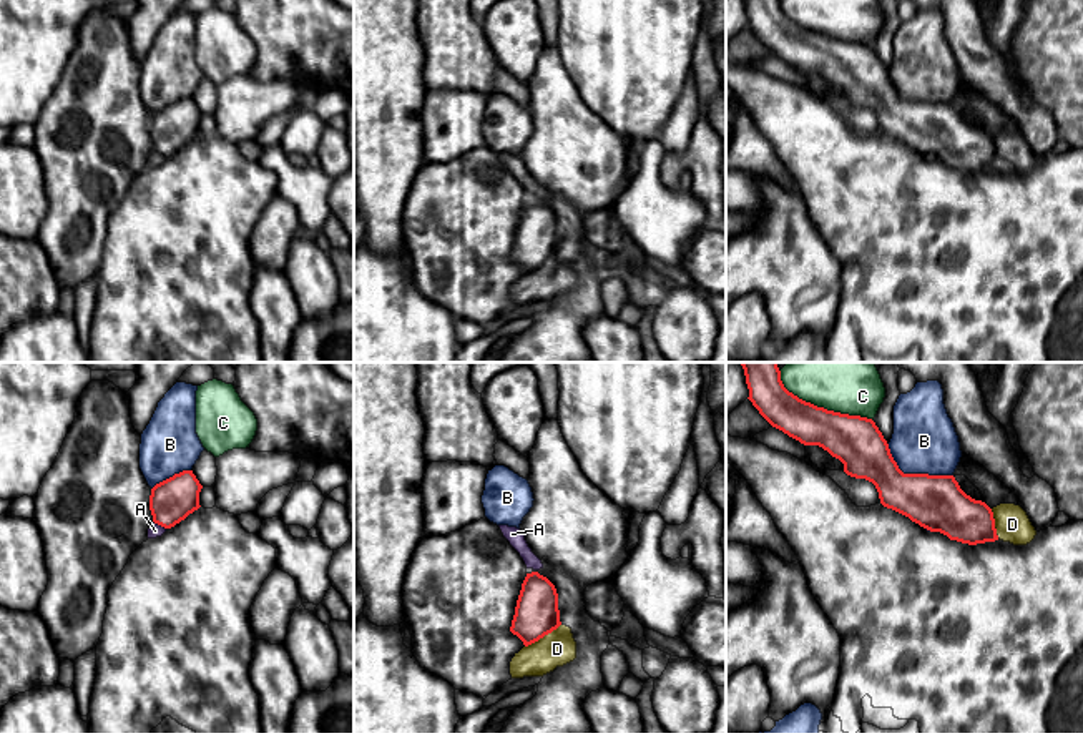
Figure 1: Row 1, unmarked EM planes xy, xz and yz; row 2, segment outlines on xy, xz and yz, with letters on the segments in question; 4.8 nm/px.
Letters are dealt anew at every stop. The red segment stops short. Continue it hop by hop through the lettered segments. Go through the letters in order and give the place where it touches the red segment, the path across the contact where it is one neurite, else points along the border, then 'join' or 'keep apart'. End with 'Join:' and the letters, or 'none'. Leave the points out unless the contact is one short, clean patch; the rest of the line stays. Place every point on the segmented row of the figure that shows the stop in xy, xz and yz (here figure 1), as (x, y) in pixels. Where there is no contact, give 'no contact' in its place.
A: meets red in xy at (160, 524); border along xy (153, 521), (165, 529); keep apart
B: meets red in yz at (914, 474); keep apart
C: meets red in yz at (821, 408); keep apart
D: meets red in xz at (542, 637); keep apart
Join: none

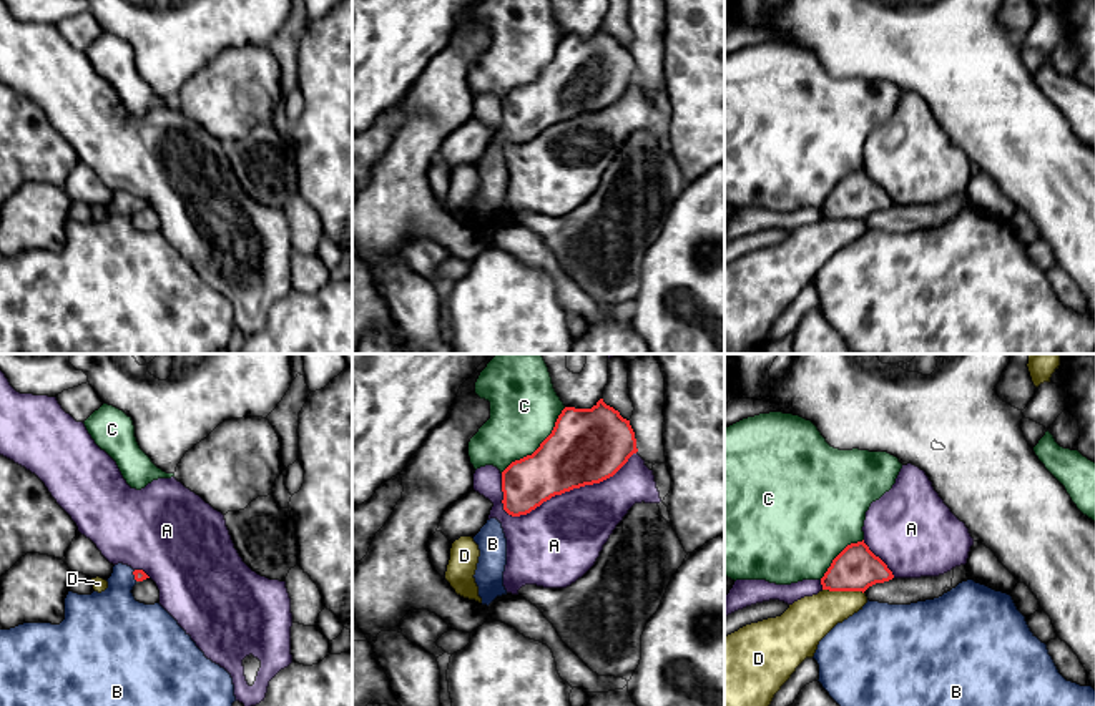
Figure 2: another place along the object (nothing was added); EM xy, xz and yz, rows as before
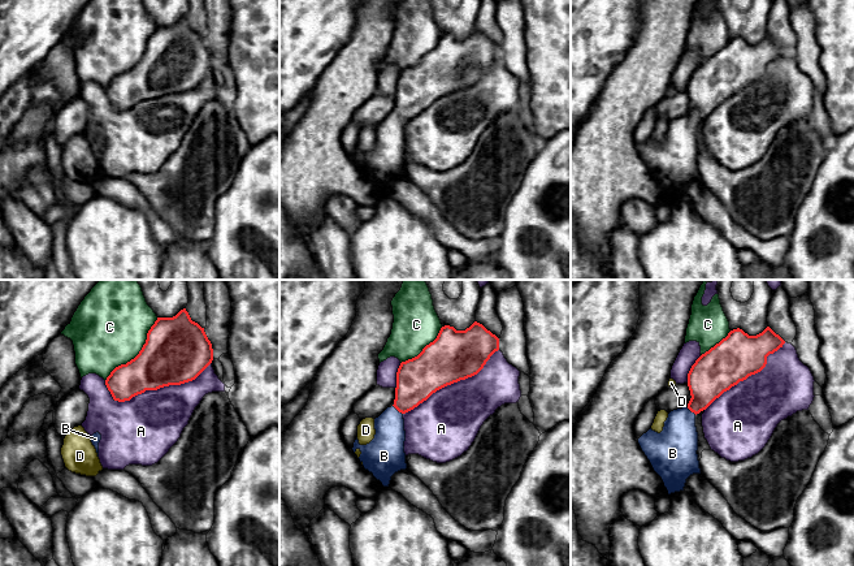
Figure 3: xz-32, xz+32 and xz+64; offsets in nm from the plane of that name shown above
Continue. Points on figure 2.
A: meets red in xz at (569, 490); keep apart
B: meets red in xy at (133, 573); runs through xy (140, 575), (133, 573), (118, 590), (112, 620); join
C: meets red in xz at (540, 446); keep apart
D: meets red in yz at (843, 590); border along yz (823, 588), (859, 590), (863, 593); keep apart
Join: B

